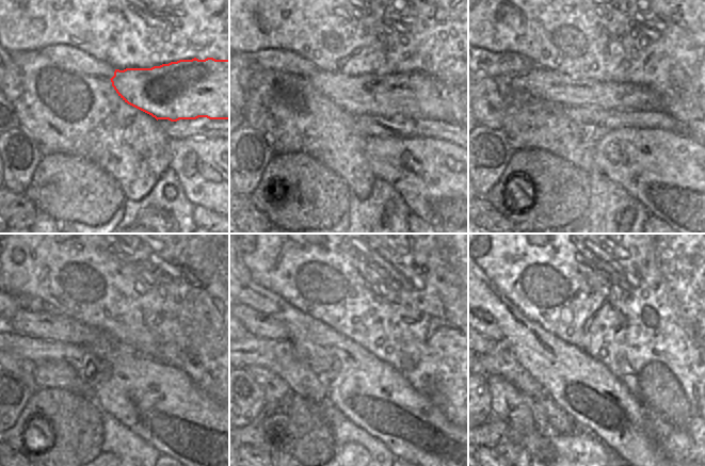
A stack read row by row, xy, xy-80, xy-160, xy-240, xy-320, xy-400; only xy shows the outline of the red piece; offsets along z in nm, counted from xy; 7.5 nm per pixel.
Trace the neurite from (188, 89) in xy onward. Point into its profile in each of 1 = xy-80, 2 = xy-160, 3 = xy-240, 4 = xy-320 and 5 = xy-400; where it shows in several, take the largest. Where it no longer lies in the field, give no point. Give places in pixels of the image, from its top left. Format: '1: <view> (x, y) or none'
1: xy-80 (418, 95)
2: xy-160 (544, 84)
3: xy-240 (49, 324)
4: xy-320 (256, 323)
5: xy-400 (490, 328)

